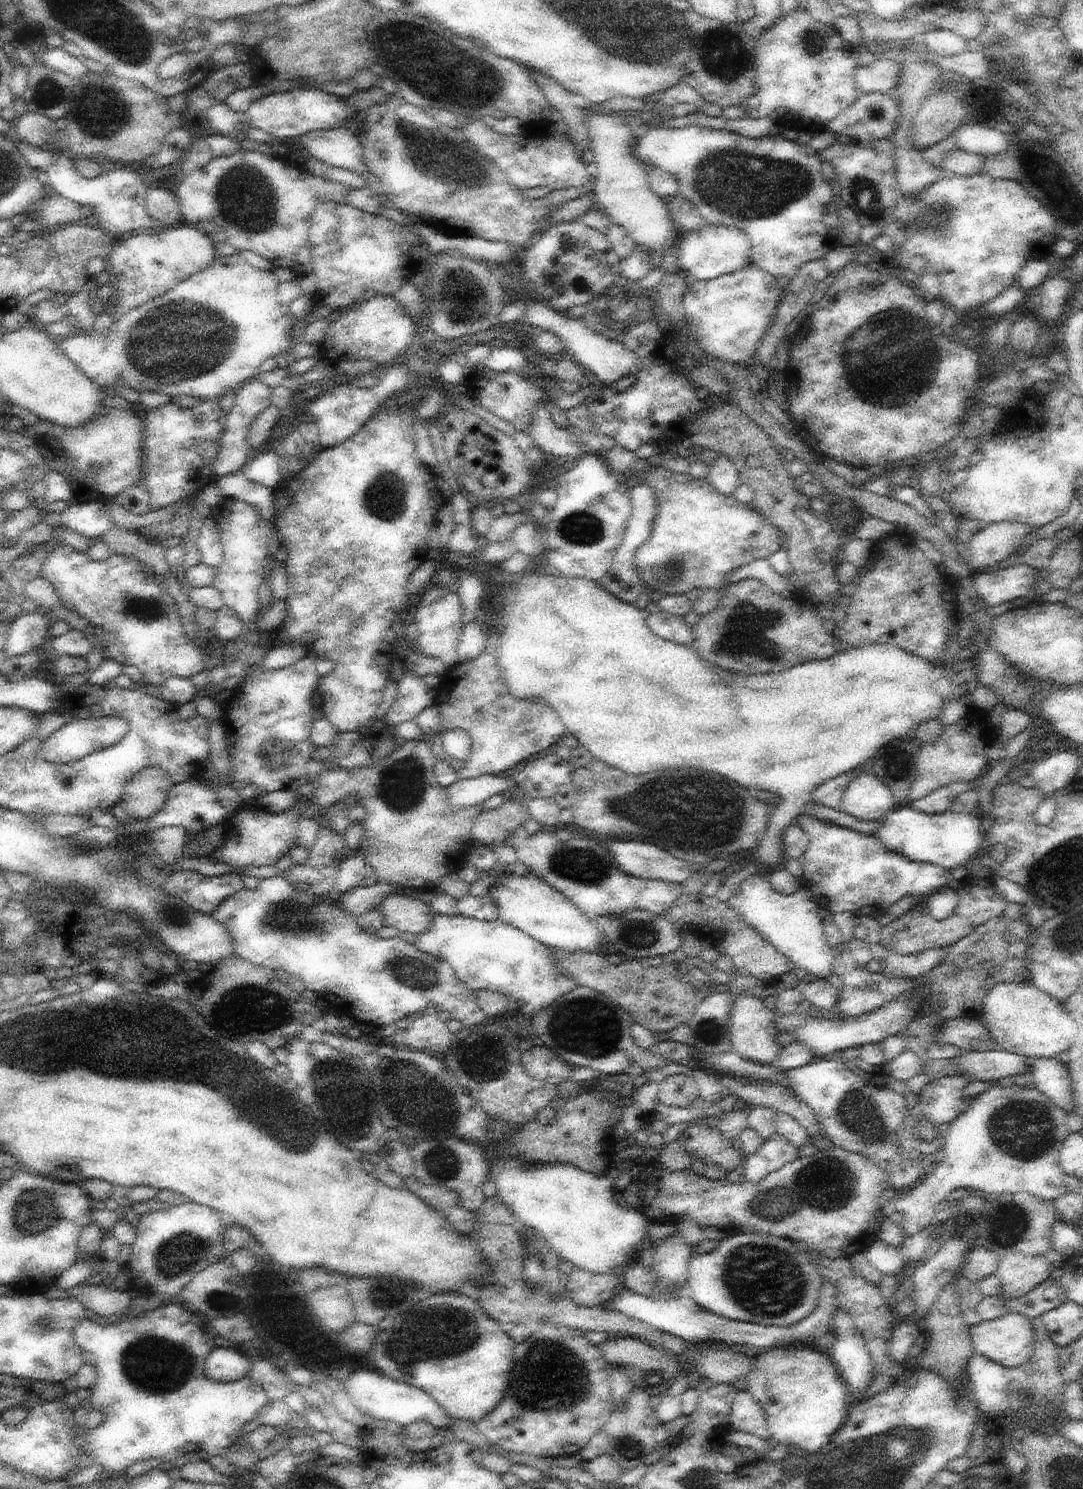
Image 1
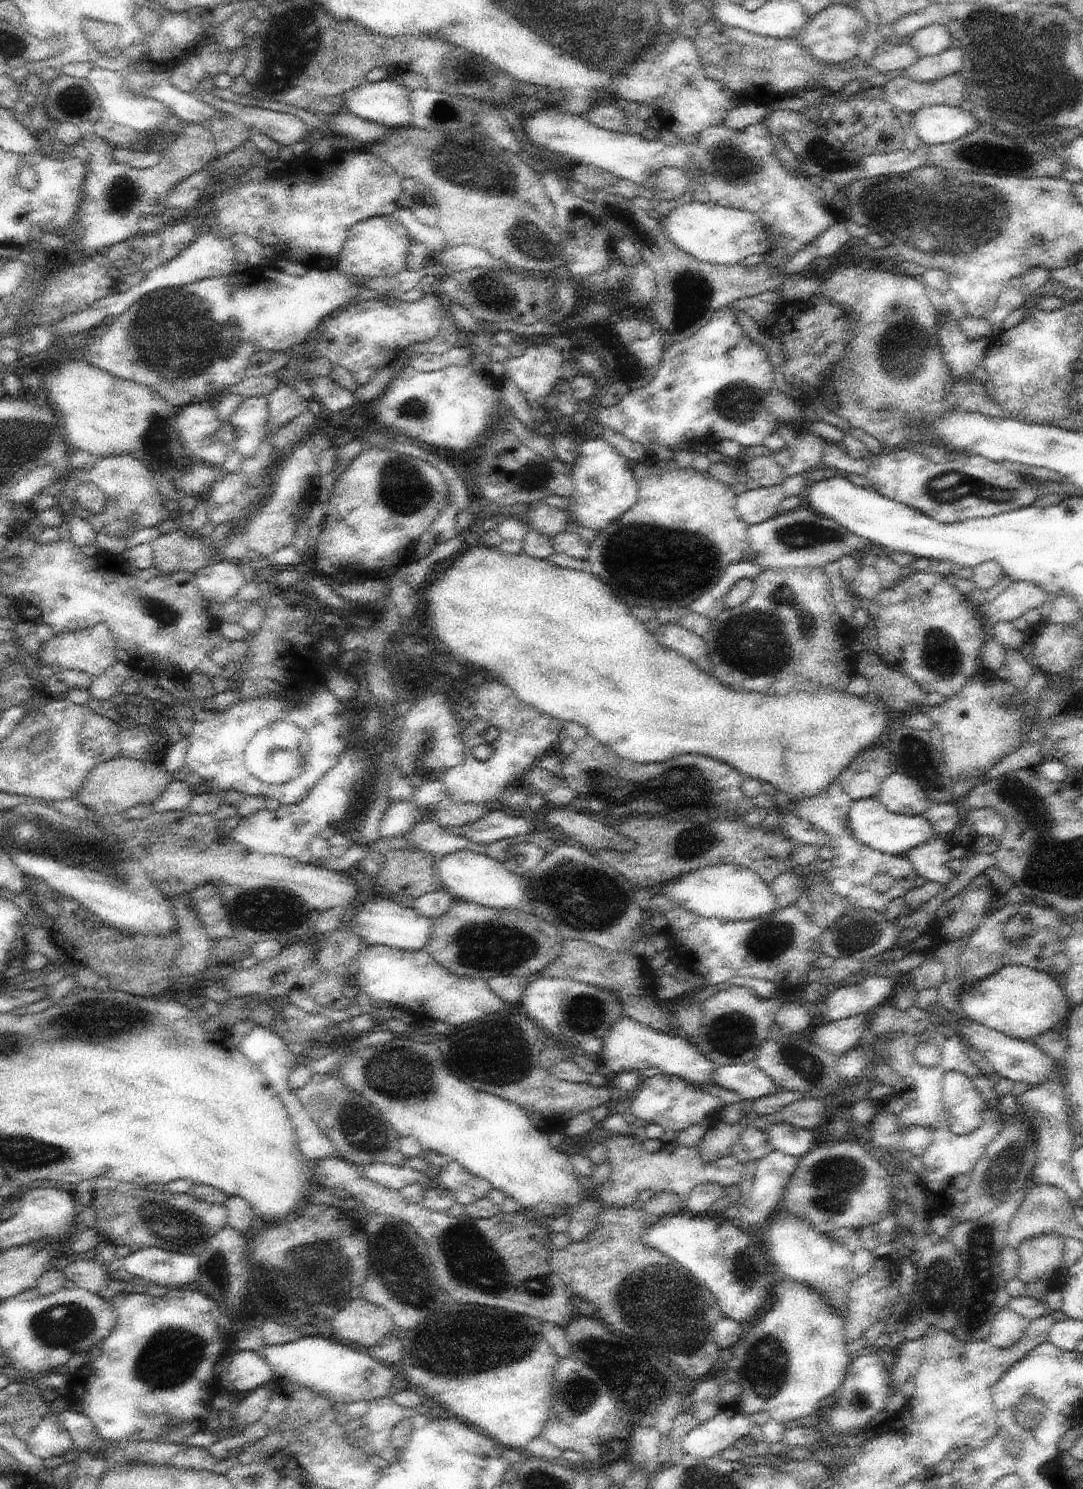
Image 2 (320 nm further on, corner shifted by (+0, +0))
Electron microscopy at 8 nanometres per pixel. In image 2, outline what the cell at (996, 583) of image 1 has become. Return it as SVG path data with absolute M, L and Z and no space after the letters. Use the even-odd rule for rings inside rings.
M1017 581L1013 582L998 594L998 596L985 607L986 613L983 613L982 621L985 628L992 628L998 622L1007 621L1014 622L1028 610L1037 609L1047 602L1048 594L1039 588L1037 584L1030 582Z

